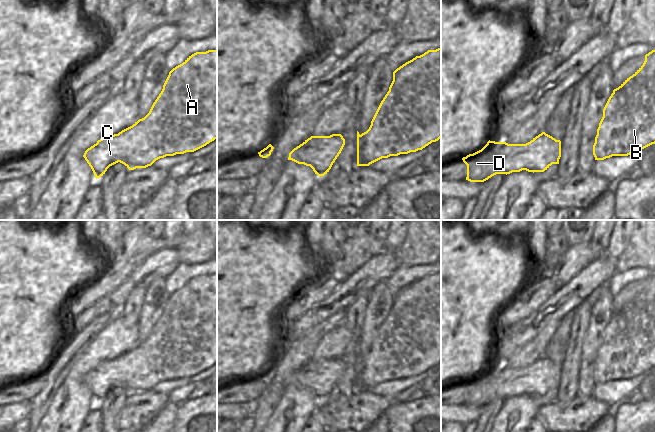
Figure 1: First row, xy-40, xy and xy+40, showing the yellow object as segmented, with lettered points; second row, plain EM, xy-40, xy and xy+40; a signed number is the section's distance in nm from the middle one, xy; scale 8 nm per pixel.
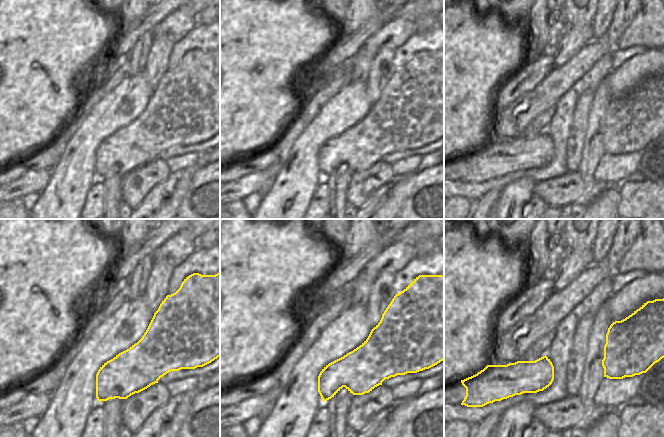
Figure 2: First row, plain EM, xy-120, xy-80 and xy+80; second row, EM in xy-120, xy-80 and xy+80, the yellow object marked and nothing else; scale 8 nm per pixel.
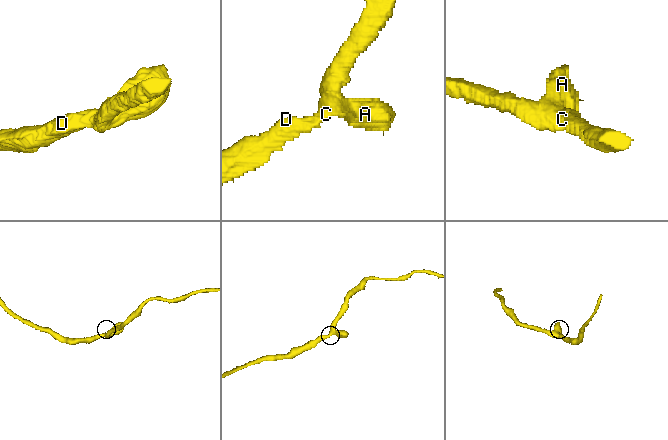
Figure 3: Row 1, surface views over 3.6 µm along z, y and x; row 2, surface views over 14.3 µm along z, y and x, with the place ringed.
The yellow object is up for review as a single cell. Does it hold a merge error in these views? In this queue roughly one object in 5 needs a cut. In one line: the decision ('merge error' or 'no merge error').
no merge error

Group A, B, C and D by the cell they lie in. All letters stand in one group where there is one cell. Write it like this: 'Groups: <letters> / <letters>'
Groups: A B C D.

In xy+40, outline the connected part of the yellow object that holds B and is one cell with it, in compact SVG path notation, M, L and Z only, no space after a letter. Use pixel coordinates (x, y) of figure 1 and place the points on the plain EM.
M655 274L645 279L643 289L613 314L597 353L593 379L595 384L628 380L655 368Z

